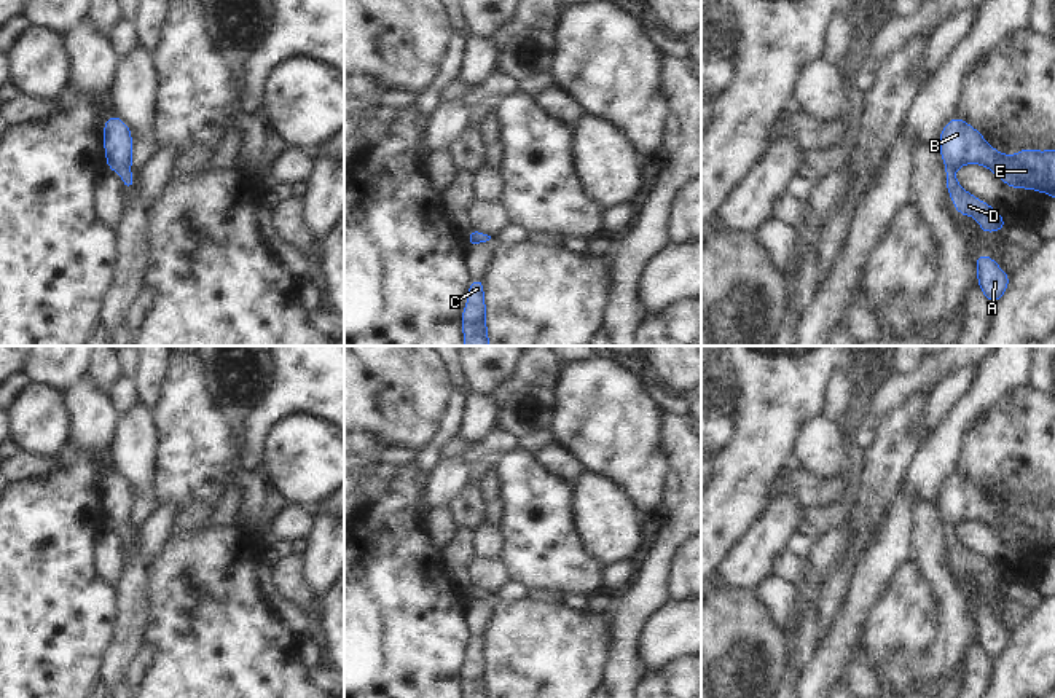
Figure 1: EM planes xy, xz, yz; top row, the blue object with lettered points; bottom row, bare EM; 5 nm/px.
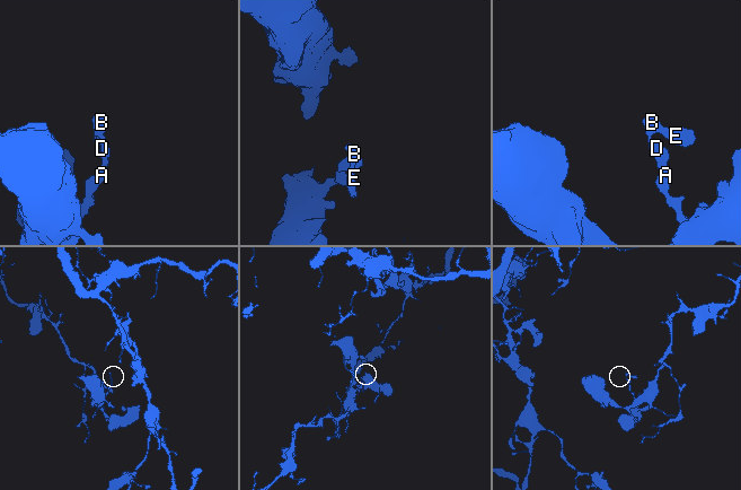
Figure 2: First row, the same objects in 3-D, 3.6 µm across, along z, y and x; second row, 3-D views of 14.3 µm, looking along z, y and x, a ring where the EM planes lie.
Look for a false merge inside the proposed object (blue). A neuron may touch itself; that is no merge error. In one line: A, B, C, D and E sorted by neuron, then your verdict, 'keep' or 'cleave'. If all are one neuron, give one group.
A B C D E | keep

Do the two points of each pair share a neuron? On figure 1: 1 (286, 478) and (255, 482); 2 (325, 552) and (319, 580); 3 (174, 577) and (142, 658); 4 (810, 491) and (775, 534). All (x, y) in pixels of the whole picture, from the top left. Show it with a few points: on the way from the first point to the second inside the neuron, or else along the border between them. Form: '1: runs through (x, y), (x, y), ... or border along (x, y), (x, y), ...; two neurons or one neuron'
1: border along (265, 472), (271, 485); two neurons
2: runs through (325, 558), (322, 574); one neuron
3: border along (145, 643), (152, 649), (152, 663), (144, 681); two neurons
4: border along (802, 469), (796, 475), (796, 494), (805, 504); two neurons

